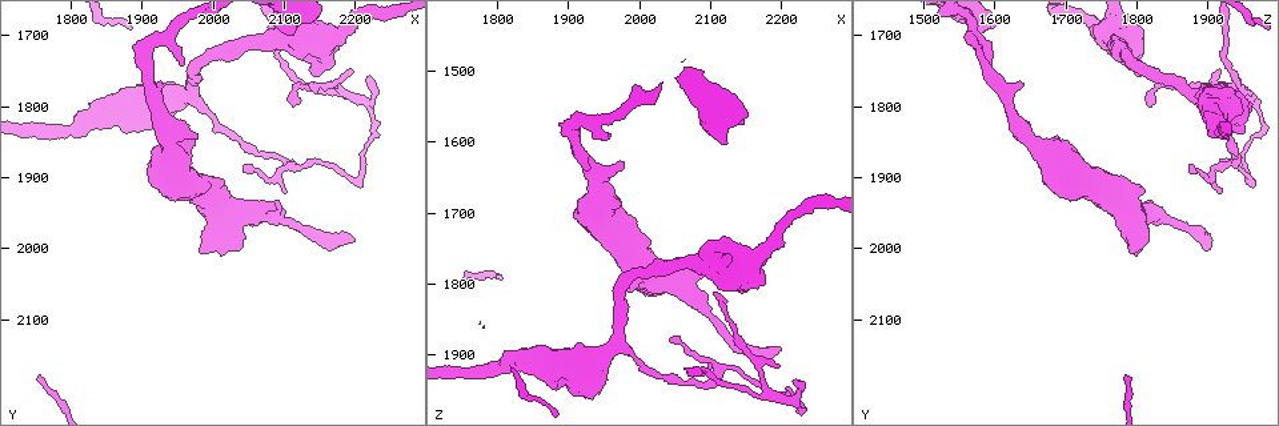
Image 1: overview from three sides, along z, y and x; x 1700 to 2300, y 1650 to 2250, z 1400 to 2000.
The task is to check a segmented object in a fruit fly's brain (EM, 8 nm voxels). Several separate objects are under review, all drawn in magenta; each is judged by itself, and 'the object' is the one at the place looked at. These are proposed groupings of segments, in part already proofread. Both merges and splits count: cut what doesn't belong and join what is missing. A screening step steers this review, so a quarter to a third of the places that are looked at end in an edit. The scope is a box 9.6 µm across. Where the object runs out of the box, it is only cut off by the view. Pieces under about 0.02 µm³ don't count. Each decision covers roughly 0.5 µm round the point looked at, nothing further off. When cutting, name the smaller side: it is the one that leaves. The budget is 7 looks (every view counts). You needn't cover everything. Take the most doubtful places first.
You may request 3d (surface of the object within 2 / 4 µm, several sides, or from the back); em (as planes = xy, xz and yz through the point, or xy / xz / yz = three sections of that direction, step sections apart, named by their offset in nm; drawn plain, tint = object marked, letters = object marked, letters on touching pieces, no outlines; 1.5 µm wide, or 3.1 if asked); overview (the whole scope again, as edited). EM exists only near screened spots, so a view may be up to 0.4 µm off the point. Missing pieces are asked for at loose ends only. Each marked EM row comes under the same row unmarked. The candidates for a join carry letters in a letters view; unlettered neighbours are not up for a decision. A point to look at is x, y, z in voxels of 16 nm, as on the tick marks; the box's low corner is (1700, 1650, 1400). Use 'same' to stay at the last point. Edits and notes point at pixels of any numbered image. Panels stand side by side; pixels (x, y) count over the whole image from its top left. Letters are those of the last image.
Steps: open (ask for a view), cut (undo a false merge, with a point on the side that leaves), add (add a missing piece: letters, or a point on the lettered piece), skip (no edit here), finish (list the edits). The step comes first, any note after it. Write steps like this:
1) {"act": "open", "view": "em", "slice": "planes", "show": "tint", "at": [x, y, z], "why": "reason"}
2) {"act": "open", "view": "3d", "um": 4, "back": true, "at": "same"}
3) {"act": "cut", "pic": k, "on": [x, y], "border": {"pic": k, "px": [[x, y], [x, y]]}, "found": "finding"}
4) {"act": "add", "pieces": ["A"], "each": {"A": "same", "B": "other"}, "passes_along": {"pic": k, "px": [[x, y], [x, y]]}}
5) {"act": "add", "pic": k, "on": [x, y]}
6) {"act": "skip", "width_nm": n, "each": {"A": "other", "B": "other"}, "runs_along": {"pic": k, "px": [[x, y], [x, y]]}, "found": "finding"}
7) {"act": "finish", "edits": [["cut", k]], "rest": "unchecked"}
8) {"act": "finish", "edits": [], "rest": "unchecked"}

{"act": "open", "view": "3d", "um": 4, "at": [2215, 1755, 1940], "why": "free end"}

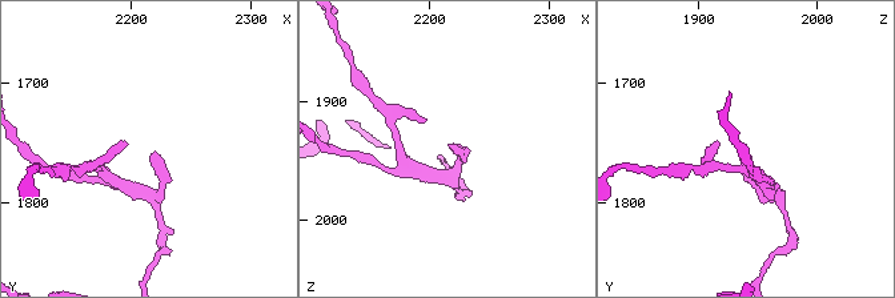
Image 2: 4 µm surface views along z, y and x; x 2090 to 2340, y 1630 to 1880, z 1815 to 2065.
{"act": "open", "view": "em", "slice": "yz", "step": 8, "show": "letters", "at": [2220, 1758, 1938]}

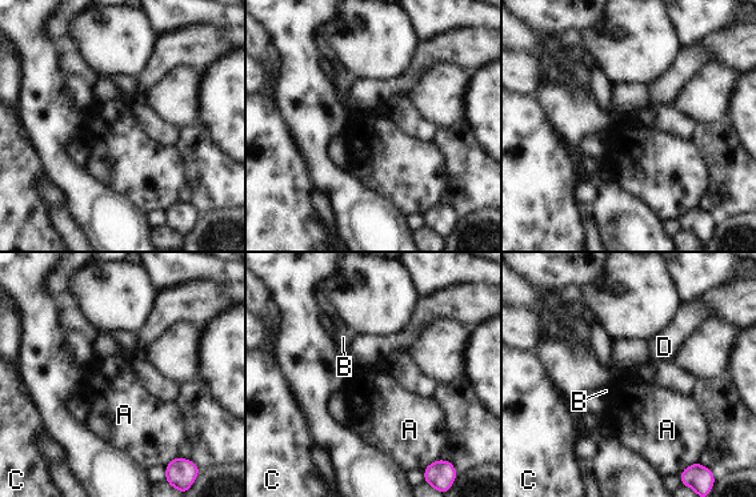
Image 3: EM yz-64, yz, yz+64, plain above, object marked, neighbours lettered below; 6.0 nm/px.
{"act": "open", "view": "em", "slice": "planes", "show": "letters", "at": "same"}

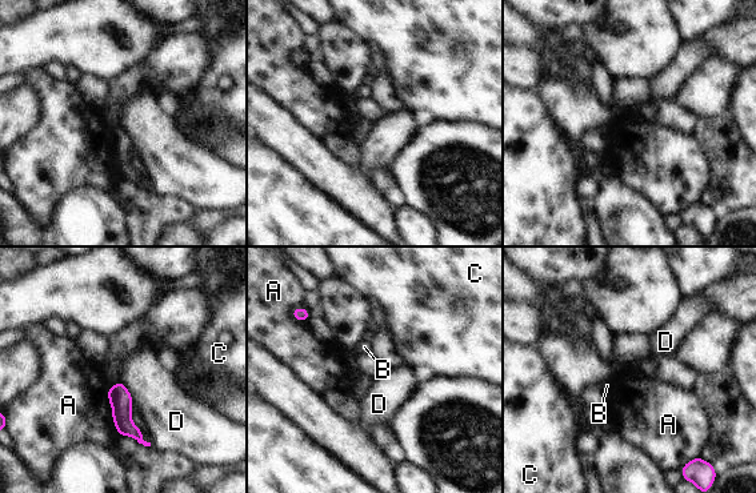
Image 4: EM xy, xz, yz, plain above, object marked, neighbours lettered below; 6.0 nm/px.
{"act": "skip", "each": {"A": "other", "B": "other", "C": "other", "D": "other"}, "border": {"pic": 4, "px": [[120, 380], [134, 401]]}, "found": "no lettered piece goes on from it"}

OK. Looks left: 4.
{"act": "open", "view": "3d", "um": 2, "at": [1975, 1845, 1630], "why": "stops while still wide"}

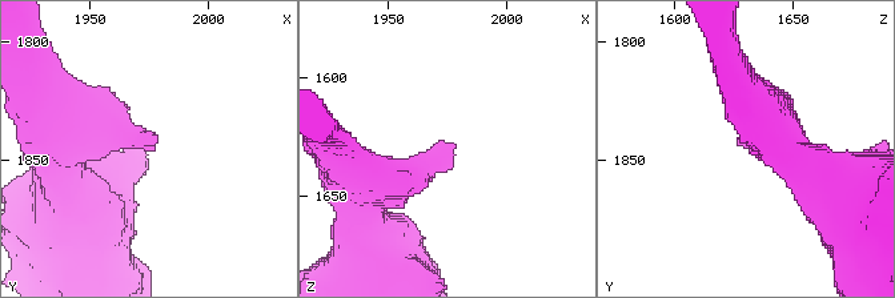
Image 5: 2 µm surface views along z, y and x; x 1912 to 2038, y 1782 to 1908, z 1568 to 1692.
{"act": "open", "view": "em", "slice": "yz", "step": 8, "show": "tint", "at": [1973, 1844, 1627]}

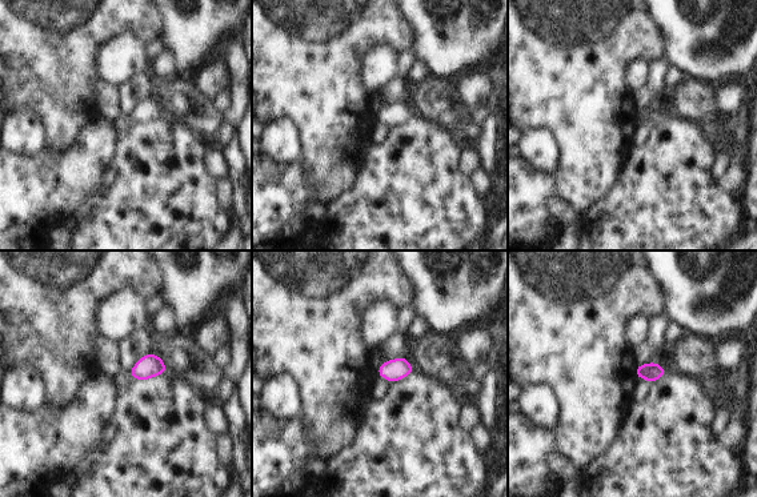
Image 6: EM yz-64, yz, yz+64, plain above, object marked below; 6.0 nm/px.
{"act": "open", "view": "em", "slice": "planes", "show": "letters", "at": "same"}

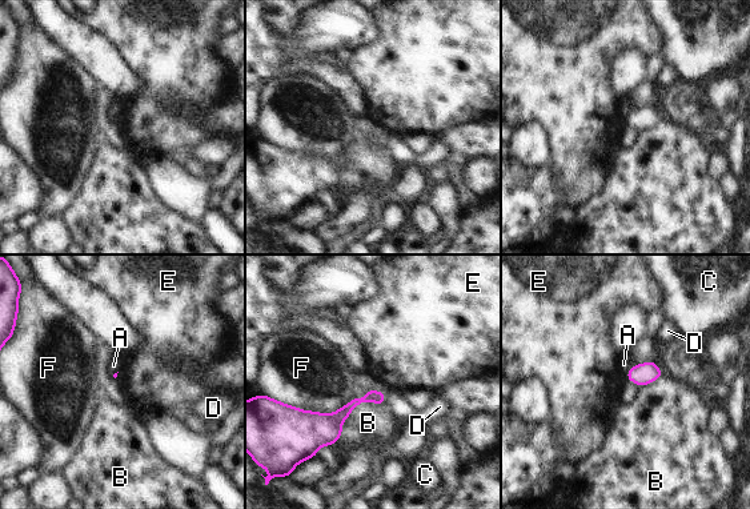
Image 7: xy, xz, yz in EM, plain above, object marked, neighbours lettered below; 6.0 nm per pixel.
{"act": "skip", "longest_contact_nm": ["F", 460], "each": {"A": "other", "B": "other", "C": "other", "D": "other", "E": "other", "F": "other"}, "found": "no lettered piece goes on from it"}

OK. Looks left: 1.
{"act": "open", "view": "em", "um": 3.1, "slice": "planes", "show": "letters", "at": [2110, 1800, 1815], "why": "thin end"}

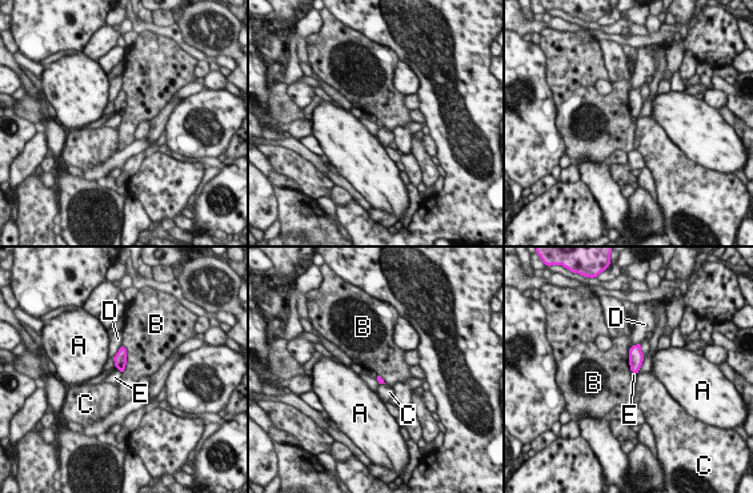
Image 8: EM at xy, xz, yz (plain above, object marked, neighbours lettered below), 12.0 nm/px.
{"act": "skip", "width_nm": 70, "each": {"A": "other", "B": "other", "C": "other", "D": "other", "E": "other"}, "border": {"pic": 8, "px": [[116, 368], [121, 373]]}, "found": "no lettered piece goes on from it"}

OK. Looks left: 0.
{"act": "finish", "edits": [], "rest": "unchecked"}

